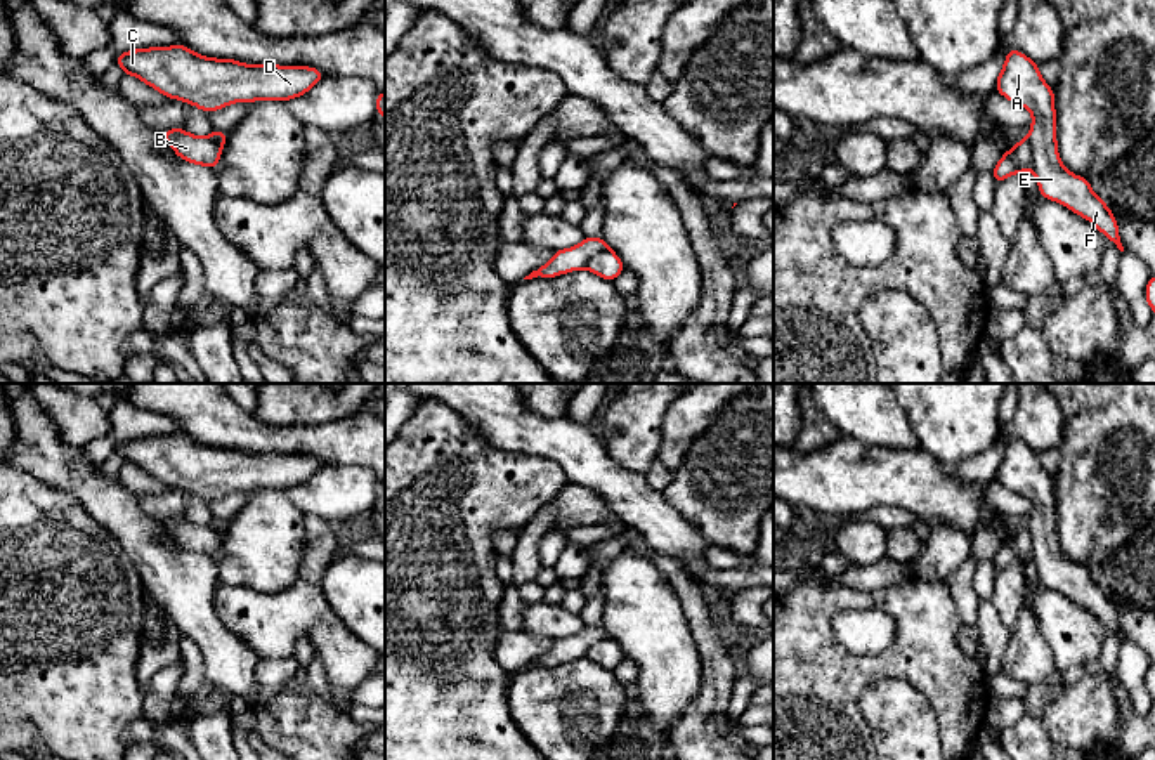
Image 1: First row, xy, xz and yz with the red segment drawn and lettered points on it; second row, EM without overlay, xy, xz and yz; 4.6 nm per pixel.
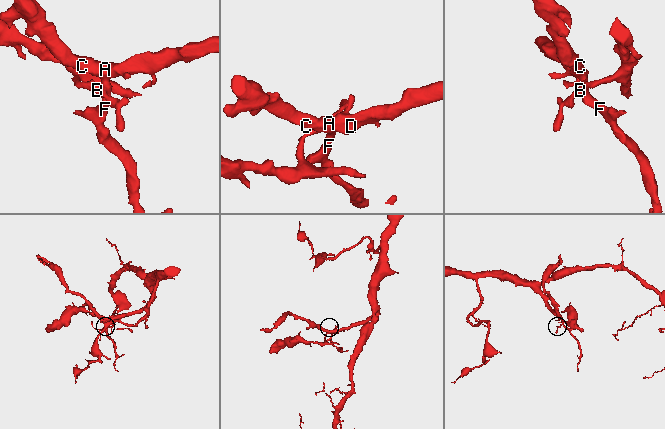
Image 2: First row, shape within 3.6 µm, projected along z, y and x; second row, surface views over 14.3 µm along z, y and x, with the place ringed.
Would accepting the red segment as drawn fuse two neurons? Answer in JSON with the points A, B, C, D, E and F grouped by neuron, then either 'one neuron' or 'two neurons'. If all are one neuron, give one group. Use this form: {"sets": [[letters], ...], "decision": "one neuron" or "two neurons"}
{"sets": [["A", "C", "D", "E", "F"], ["B"]], "decision": "two neurons"}

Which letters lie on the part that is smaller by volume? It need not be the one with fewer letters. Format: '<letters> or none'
B

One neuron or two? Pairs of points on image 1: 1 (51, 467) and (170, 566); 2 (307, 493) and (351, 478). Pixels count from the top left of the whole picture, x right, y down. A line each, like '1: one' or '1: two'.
1: one
2: one

